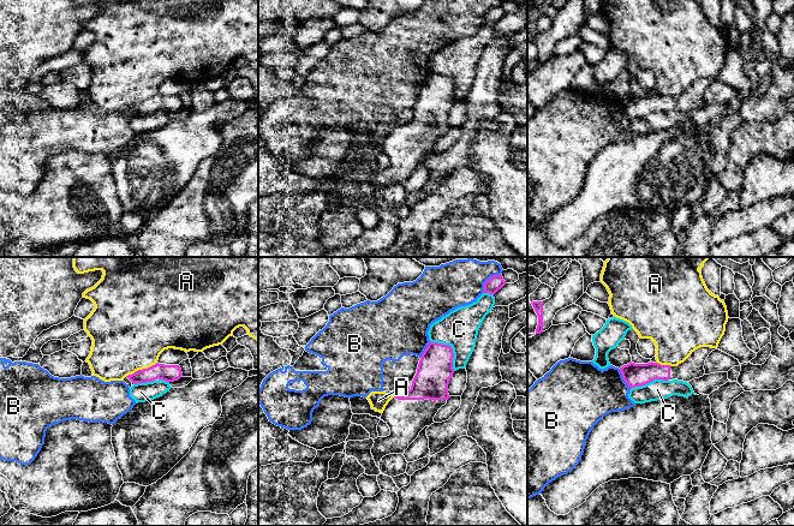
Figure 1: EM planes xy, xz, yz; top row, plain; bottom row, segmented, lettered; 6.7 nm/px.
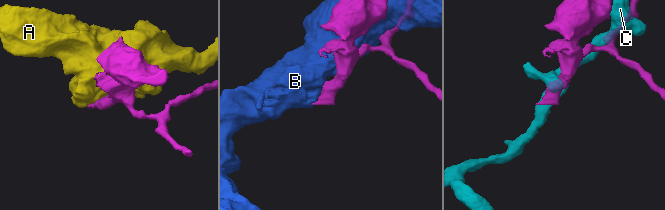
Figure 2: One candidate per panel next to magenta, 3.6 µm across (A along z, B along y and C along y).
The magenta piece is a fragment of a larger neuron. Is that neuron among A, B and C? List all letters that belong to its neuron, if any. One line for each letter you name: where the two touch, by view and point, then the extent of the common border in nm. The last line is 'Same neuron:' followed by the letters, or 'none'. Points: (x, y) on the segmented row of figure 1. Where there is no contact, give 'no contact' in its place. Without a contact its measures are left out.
Same neuron: none

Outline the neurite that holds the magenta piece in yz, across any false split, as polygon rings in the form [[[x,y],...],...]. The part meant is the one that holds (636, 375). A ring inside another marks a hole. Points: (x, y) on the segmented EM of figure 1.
[[[700,347],[677,366],[661,365],[652,361],[647,364],[634,364],[631,361],[620,367],[620,371],[631,389],[645,385],[655,379],[689,382],[704,376],[705,360],[715,349],[711,347]]]

